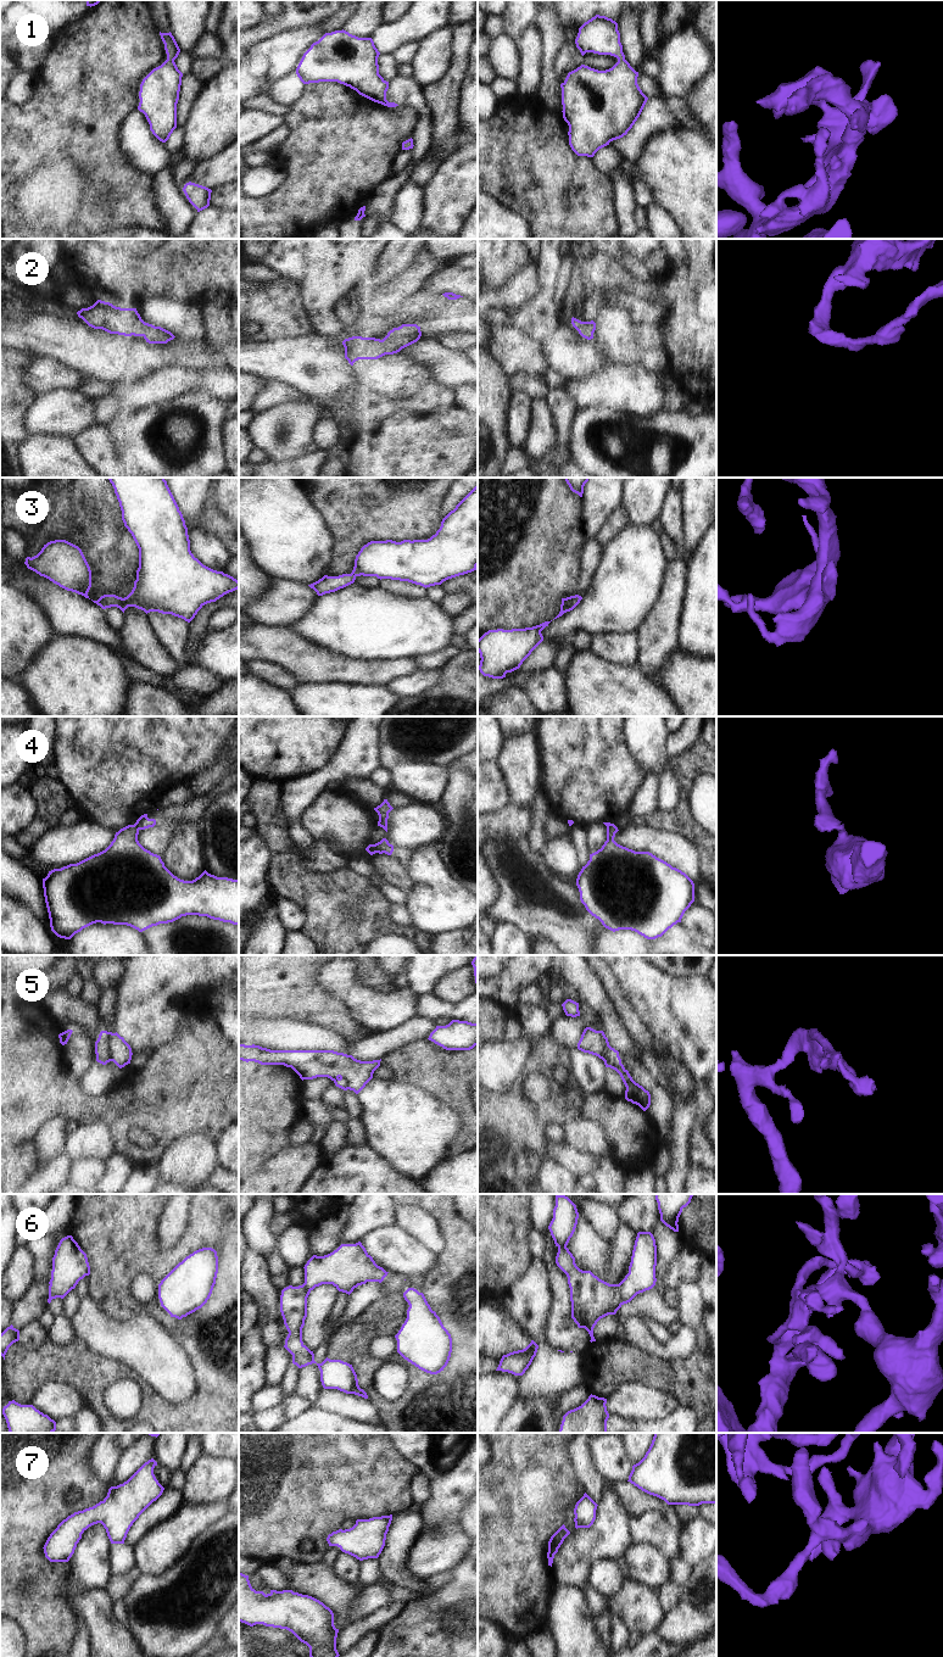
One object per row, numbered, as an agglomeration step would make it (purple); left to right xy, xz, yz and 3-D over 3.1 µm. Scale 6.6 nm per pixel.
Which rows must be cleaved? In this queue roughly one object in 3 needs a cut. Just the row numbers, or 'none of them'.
4, 5.

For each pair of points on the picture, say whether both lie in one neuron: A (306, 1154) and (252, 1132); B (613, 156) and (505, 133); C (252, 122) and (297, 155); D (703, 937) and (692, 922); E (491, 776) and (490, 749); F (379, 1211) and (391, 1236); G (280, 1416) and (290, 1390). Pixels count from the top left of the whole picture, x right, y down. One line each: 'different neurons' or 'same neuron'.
A: different neurons
B: different neurons
C: different neurons
D: same neuron
E: different neurons
F: different neurons
G: same neuron

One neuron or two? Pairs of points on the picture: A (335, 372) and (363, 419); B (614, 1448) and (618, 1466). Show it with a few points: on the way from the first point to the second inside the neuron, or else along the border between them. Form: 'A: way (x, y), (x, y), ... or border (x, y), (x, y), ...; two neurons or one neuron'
A: border (358, 391), (350, 402); two neurons
B: way (614, 1452), (614, 1461); one neuron

